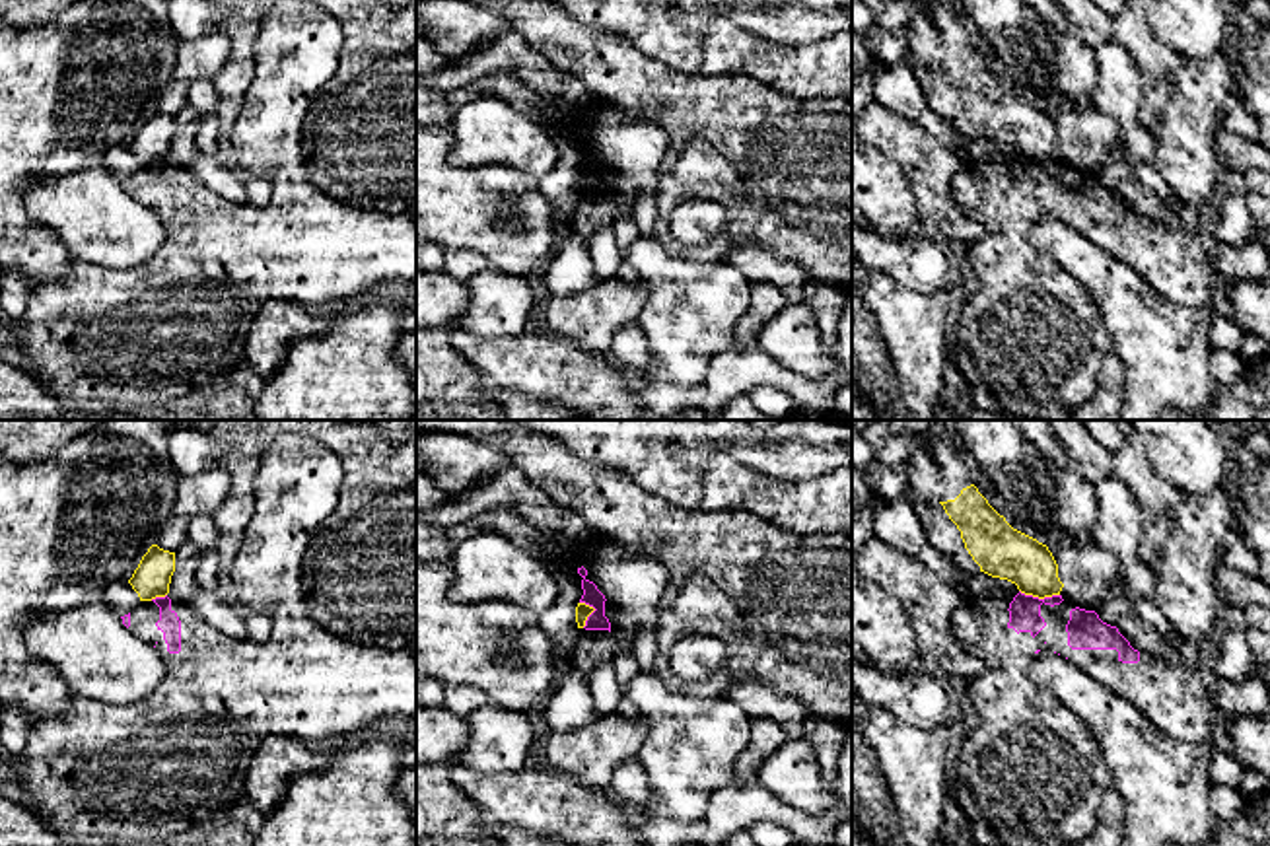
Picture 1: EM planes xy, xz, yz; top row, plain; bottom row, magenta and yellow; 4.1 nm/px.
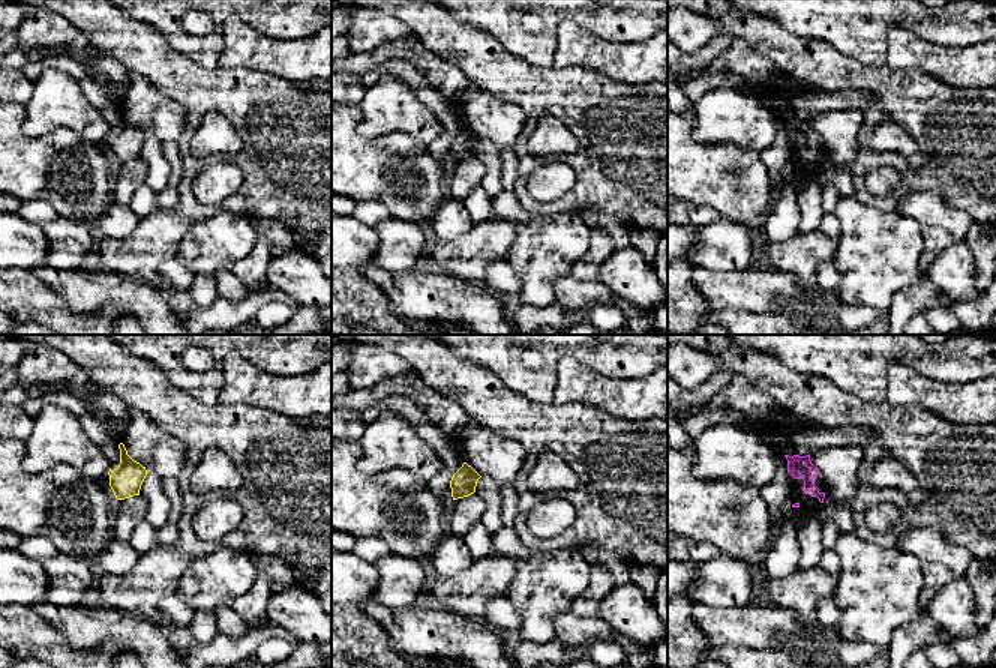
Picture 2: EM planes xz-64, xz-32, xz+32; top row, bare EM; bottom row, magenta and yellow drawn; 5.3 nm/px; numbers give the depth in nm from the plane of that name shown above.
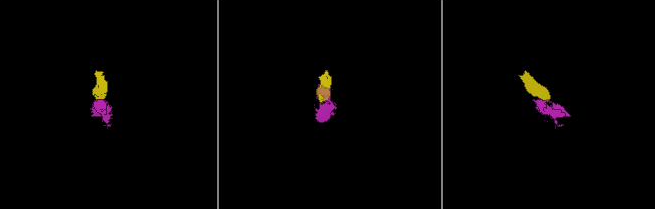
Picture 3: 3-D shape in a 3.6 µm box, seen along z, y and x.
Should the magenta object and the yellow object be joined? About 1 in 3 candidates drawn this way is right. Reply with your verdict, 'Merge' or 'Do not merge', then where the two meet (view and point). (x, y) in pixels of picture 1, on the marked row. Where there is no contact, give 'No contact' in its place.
Do not merge. Touches magenta at yz (1037, 598)

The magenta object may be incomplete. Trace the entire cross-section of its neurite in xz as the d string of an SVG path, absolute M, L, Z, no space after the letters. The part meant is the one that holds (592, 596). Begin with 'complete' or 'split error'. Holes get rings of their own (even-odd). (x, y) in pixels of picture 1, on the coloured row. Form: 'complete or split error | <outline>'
split error | M593 535L591 539L582 541L578 545L562 546L562 556L583 578L582 580L583 595L582 595L580 603L585 603L595 609L587 617L583 628L611 632L611 622L605 617L605 611L613 605L605 599L605 595L597 589L597 585L585 578L589 568L593 566L593 560L601 554L601 548L595 545L597 537L599 535Z

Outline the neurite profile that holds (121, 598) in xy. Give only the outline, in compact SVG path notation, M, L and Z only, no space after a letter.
M113 582L105 589L103 599L119 617L128 615L140 603L138 593L132 589L128 582Z

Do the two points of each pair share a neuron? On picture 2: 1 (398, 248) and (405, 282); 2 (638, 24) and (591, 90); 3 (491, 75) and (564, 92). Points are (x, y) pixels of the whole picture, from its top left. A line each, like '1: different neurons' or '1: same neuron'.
1: different neurons
2: different neurons
3: same neuron

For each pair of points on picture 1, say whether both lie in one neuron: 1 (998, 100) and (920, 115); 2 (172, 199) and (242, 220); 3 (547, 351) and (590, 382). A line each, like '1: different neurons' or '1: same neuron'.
1: different neurons
2: same neuron
3: same neuron

